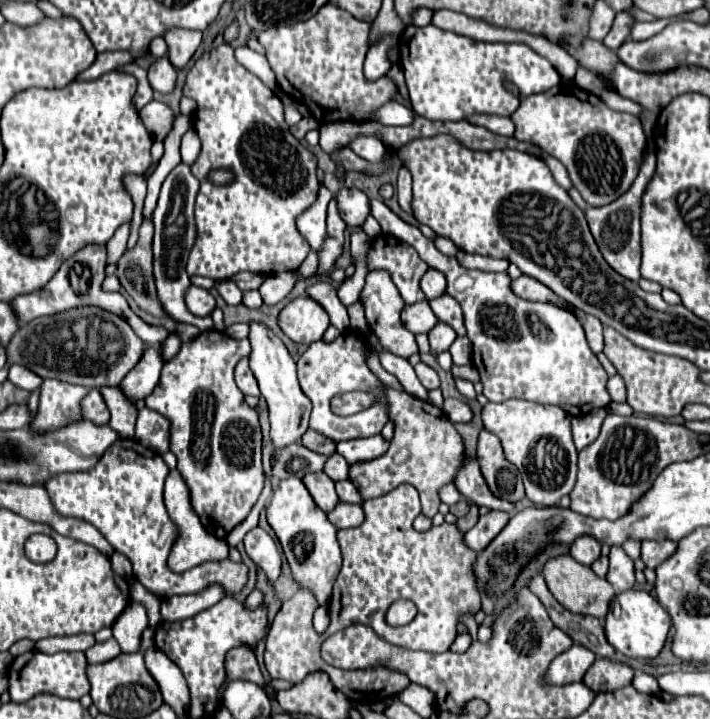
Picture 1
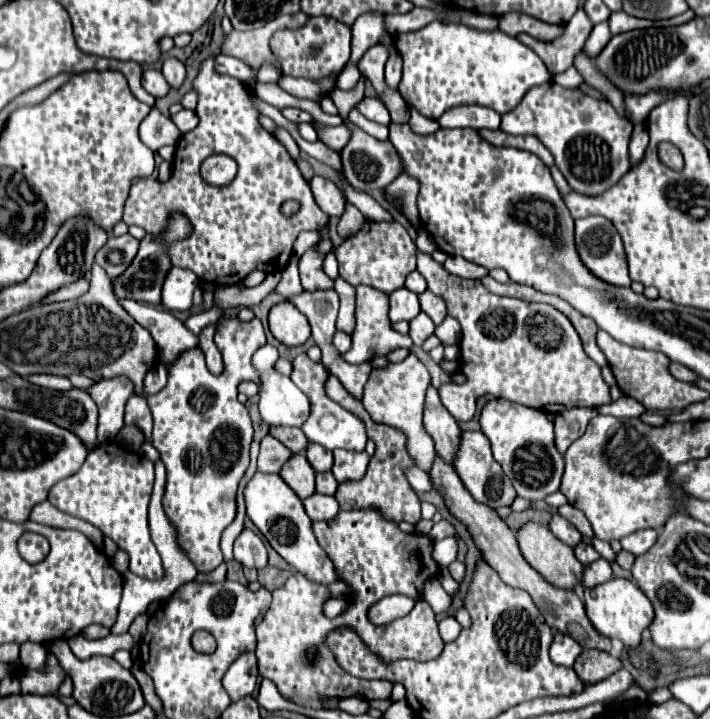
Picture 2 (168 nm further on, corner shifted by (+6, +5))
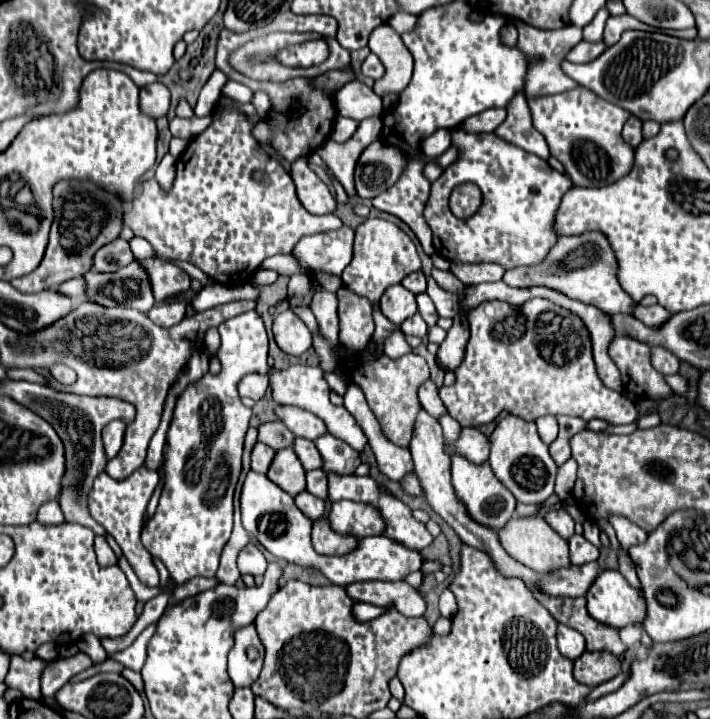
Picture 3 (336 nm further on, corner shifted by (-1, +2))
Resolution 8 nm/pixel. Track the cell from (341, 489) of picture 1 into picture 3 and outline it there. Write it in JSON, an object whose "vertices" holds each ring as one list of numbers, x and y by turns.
{"vertices":[[309,470,305,474,305,480,307,480,307,486,305,486,307,492,323,500,327,498,327,476,323,474,323,470]]}

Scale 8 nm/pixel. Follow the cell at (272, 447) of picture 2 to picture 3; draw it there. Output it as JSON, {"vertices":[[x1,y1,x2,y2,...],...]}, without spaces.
{"vertices":[[257,442,253,446,253,452,251,452,251,470,265,474,267,468,269,468,269,464,271,464,271,460,273,460,273,456,275,456,273,448,263,446,263,444]]}

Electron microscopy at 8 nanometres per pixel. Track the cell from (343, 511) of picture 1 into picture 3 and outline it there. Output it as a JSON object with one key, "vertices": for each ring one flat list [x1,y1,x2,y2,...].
{"vertices":[[299,492,297,496,293,496,297,508,311,520,317,520,321,518,323,510,325,510,325,502,321,498,315,498,313,494,307,494,307,492]]}

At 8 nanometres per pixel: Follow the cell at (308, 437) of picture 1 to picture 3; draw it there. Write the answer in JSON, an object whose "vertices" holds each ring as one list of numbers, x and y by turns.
{"vertices":[[275,420,275,422,267,422,267,424,261,424,257,428,257,442,263,442,275,450,281,450,281,448,287,448,293,444,293,434,287,430,287,426,283,426,283,422]]}

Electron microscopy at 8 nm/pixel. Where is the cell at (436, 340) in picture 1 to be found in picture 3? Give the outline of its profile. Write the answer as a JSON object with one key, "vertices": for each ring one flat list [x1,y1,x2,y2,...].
{"vertices":[[415,314,413,318,407,318,407,322,403,322,399,328,401,328,401,332,405,336,419,336,419,338,423,338,427,334,427,324,423,322,423,318,419,314]]}

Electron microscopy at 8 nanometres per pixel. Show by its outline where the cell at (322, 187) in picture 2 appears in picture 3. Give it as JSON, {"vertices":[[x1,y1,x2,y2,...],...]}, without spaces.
{"vertices":[[307,156,291,164,289,170,299,200,311,214,331,214,335,210,335,198,331,190,319,180,319,176,307,166]]}

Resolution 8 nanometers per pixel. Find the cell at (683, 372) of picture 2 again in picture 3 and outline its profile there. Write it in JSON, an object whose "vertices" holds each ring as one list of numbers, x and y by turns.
{"vertices":[[651,346,651,362,653,362,655,370,659,370,661,374,677,374,679,372,679,360,675,358,675,354,671,354,663,346]]}

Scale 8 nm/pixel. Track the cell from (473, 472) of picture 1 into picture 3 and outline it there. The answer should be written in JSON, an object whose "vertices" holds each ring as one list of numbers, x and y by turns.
{"vertices":[[433,380,423,382,423,386,419,386,419,394,417,394,417,396,419,396,421,408,423,408,425,412,429,412,431,416,439,418,439,416,447,414,447,410,443,408,441,398,437,396,437,386,435,386,435,382,433,382]]}

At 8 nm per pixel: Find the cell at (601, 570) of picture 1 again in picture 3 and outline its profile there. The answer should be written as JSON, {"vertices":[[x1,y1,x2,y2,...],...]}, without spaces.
{"vertices":[[573,534,569,540,569,558,571,564,587,564,587,562,595,562,599,556,599,548,595,548,591,542,587,542,581,534]]}

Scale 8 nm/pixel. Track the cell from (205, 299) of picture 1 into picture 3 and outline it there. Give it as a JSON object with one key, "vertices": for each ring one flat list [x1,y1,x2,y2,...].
{"vertices":[[145,258,145,260,137,260,143,270,147,270,147,276,151,278,151,290,155,296,155,302,161,304,181,292,189,290,189,274,185,274,181,268,157,260,157,258]]}

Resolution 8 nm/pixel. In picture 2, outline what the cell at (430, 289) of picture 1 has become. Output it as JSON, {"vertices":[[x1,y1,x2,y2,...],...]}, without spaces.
{"vertices":[[412,271,406,277,406,289,410,289,410,291,414,291,414,293,420,295,420,293,424,293,428,289,428,283,426,283,426,279,418,271]]}

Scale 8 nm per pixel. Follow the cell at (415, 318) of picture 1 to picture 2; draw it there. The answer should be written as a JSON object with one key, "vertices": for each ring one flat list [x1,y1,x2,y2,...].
{"vertices":[[400,289,390,293,390,321,410,321,420,313,420,301,418,295,408,291,408,289]]}

